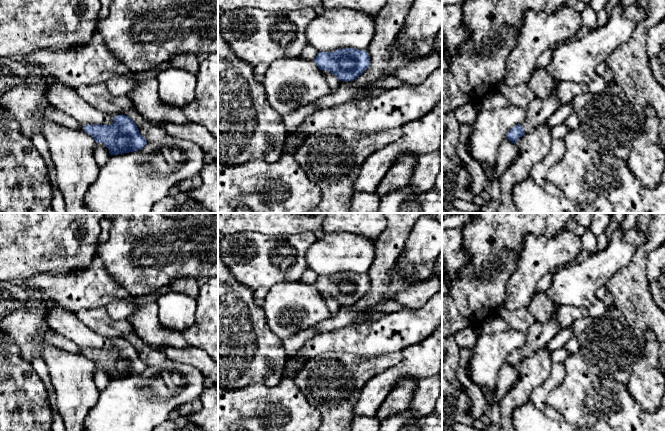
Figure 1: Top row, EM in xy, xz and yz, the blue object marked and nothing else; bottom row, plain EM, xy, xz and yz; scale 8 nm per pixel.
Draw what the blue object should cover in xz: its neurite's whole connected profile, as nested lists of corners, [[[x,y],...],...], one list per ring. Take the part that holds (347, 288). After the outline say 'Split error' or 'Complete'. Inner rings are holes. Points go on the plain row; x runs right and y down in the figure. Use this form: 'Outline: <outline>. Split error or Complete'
Outline: [[[343,272],[330,277],[319,276],[314,286],[320,294],[328,294],[338,304],[352,306],[369,291],[370,280],[364,274]]]. Complete

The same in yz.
Outline: [[[555,305],[553,316],[548,321],[535,321],[527,330],[526,343],[522,348],[511,352],[506,358],[509,365],[515,366],[525,357],[533,355],[539,349],[547,347],[549,342],[560,331],[557,322],[557,310],[560,306]]]. Split error

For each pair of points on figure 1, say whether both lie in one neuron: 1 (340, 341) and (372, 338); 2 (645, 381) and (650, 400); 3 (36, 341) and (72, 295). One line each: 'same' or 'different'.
1: same
2: same
3: same

